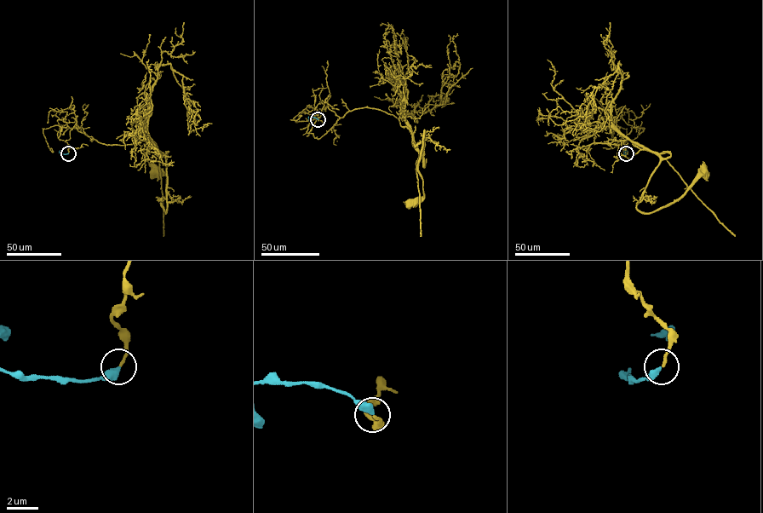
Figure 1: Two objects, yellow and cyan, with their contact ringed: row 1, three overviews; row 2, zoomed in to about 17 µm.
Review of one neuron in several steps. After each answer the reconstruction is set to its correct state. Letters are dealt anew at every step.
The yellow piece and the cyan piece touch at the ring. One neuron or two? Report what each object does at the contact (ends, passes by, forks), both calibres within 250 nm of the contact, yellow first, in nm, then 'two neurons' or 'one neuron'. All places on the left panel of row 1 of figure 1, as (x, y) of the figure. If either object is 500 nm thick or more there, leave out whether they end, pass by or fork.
yellow ends | cyan ends | 160/440 nm | one neuron

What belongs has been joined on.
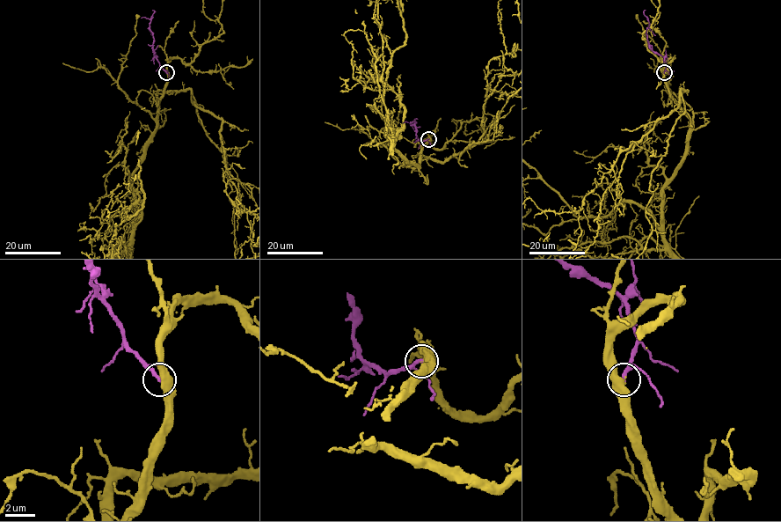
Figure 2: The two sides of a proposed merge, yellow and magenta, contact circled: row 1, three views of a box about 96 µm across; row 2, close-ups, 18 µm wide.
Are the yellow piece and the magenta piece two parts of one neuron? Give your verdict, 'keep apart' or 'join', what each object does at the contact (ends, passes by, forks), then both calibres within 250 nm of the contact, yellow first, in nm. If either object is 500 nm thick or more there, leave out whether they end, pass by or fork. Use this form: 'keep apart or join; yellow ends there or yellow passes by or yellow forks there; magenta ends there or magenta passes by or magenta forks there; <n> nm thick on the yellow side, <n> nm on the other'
join; yellow passes by; magenta ends there; 380 nm thick on the yellow side, 260 nm on the other

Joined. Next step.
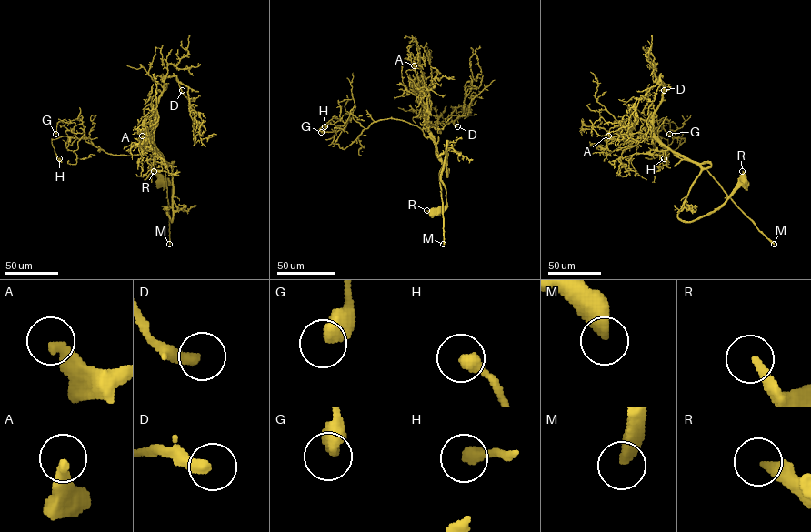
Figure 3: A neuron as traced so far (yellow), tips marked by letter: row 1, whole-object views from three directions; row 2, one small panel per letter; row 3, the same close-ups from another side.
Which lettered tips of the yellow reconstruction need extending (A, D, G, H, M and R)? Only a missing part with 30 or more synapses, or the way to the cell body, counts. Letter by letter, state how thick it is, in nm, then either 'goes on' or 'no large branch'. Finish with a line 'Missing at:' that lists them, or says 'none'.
A: 300 nm thick; goes on
D: 360 nm thick; no large branch
G: 500 nm thick; no large branch
H: 360 nm thick; no large branch
M: 440 nm thick; goes on
R: 280 nm thick; no large branch
Missing at: A, M

